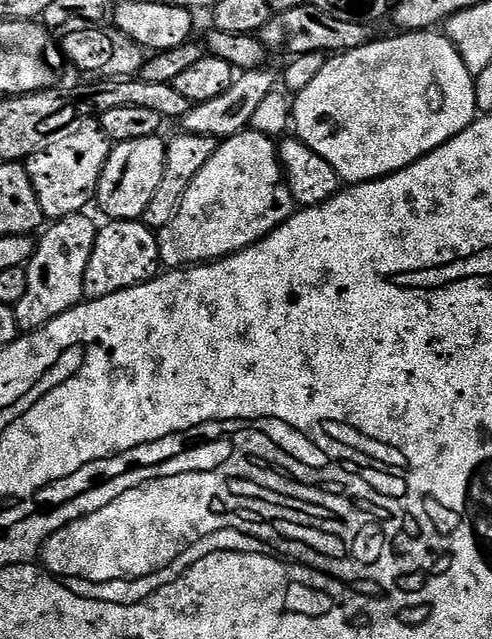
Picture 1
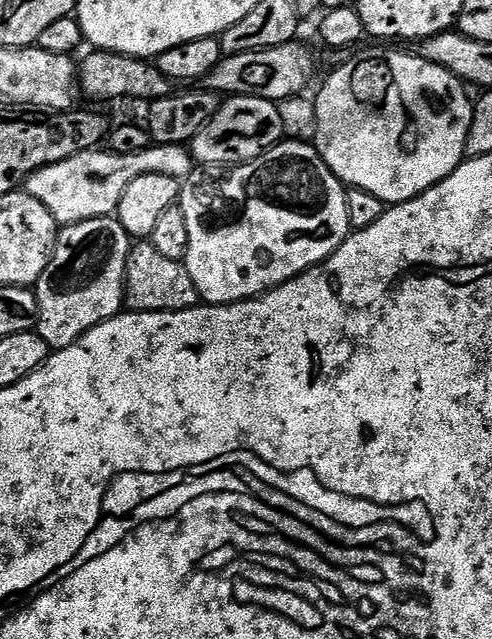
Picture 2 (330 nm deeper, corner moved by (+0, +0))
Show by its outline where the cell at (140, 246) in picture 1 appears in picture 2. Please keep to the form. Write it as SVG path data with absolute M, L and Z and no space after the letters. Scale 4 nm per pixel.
M150 242L133 243L128 251L126 274L124 275L124 308L129 312L177 312L195 308L201 303L194 278L186 270L183 262L165 258L154 250Z

